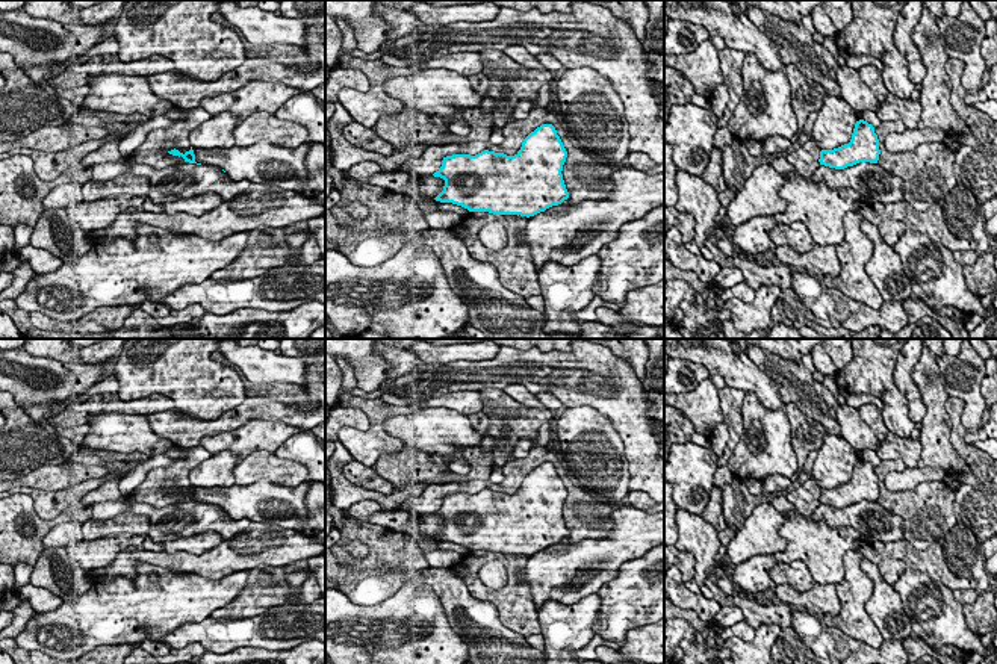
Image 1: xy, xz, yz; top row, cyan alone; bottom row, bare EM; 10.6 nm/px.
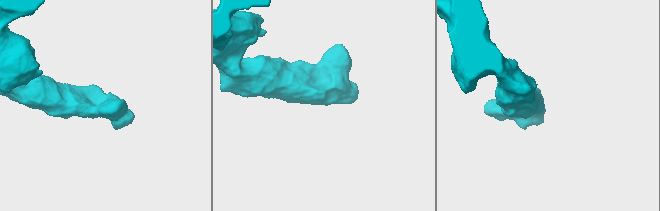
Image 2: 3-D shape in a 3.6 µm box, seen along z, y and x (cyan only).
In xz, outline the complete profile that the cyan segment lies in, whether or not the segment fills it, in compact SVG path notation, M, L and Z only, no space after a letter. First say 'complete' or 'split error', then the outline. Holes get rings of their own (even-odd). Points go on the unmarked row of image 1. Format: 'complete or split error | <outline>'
complete | M542 463L523 478L514 495L484 489L475 495L443 496L442 505L433 514L443 517L445 525L434 538L461 545L469 551L530 557L569 537L561 513L566 496L567 490L555 466Z

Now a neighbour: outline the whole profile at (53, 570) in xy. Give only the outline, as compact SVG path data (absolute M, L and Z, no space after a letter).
M133 532L107 534L92 541L80 540L61 548L44 546L32 567L29 582L54 593L62 602L76 603L92 585L88 573L109 566L129 546L162 551L162 543L153 541L148 534Z

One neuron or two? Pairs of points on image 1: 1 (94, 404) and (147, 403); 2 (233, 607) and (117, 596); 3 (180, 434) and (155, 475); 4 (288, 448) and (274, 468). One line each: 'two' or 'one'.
1: one
2: two
3: two
4: two

